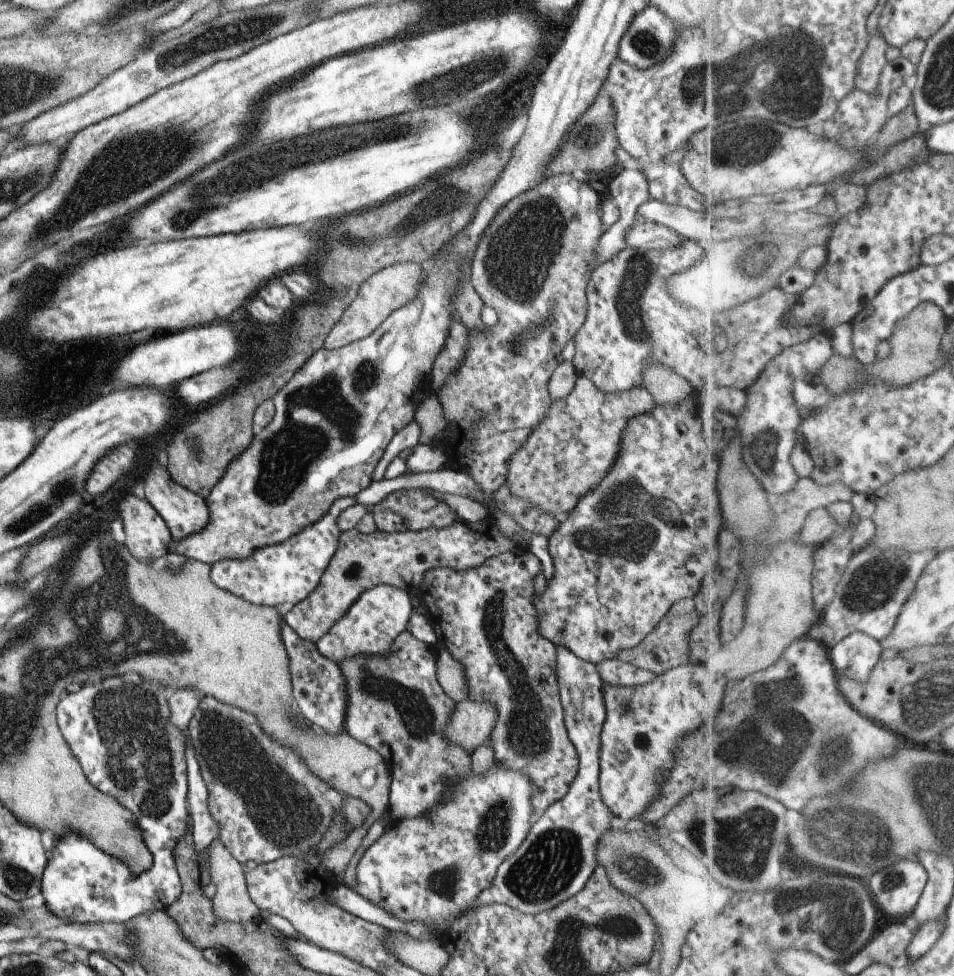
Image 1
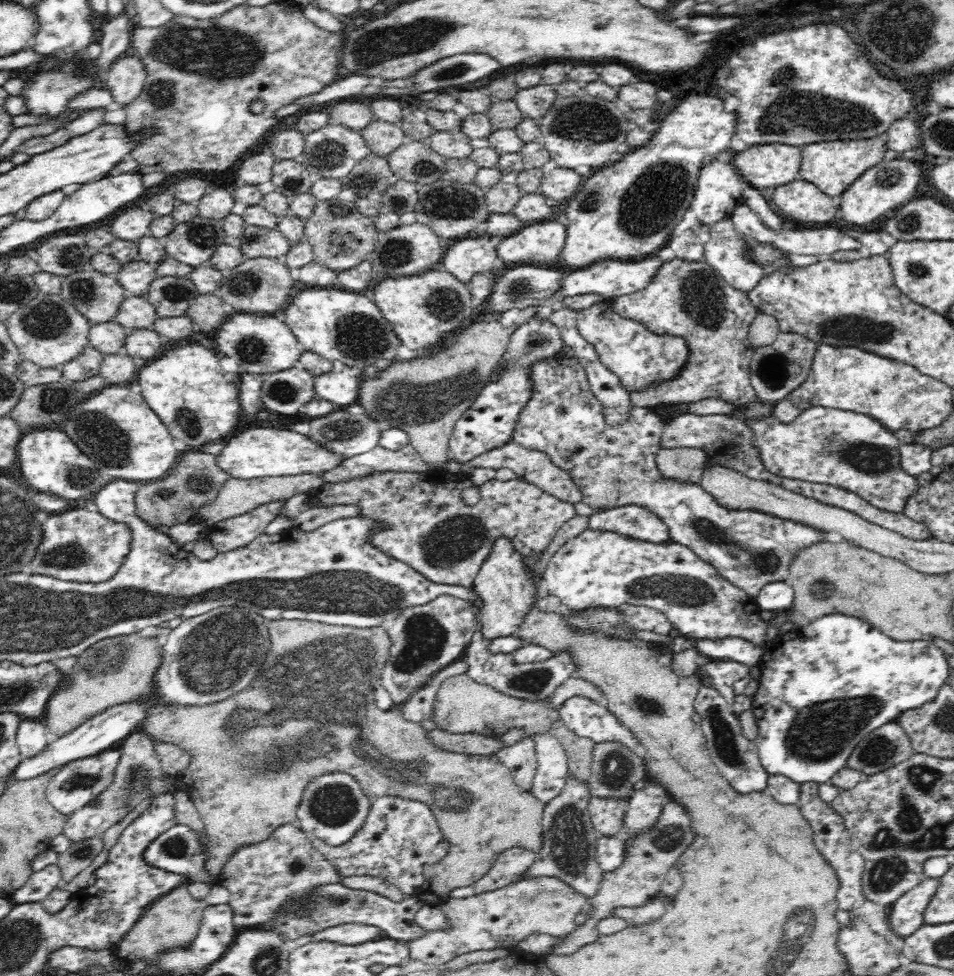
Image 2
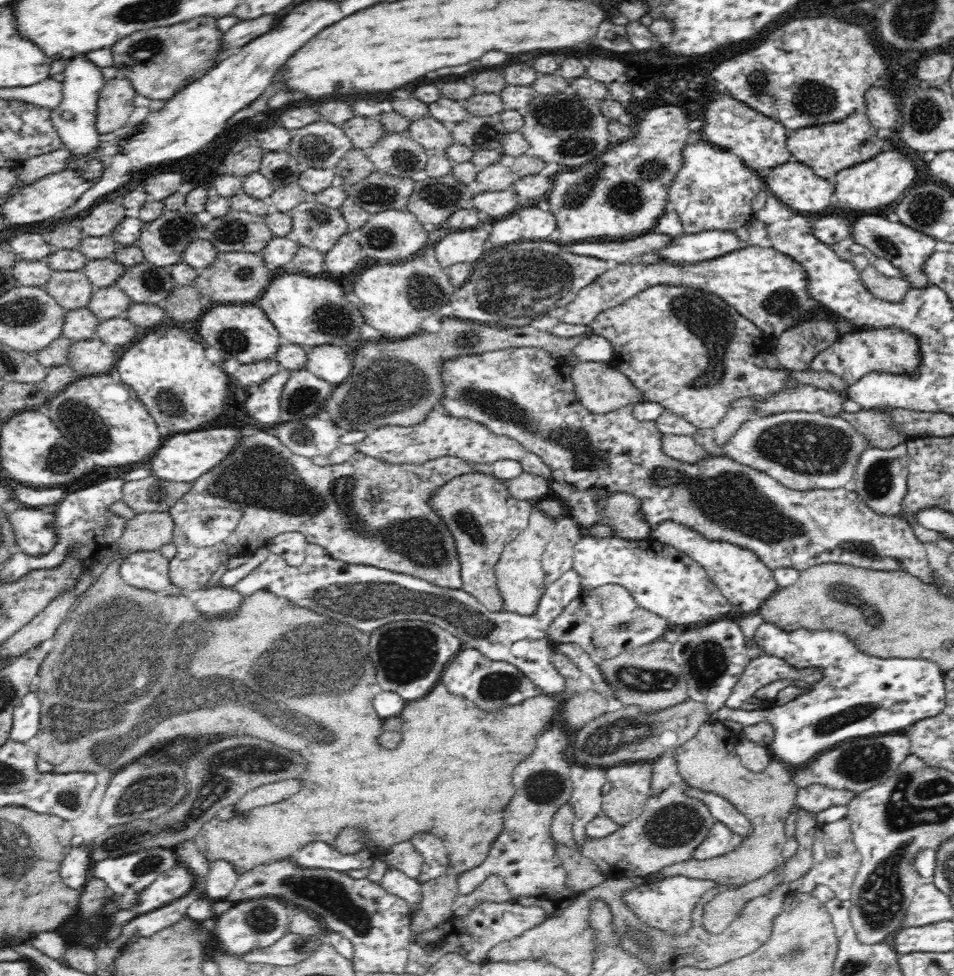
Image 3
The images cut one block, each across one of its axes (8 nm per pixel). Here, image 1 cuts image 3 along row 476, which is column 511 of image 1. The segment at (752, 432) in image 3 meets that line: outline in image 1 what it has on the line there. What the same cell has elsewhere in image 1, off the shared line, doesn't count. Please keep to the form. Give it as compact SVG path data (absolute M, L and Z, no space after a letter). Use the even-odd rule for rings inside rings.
M495 760L485 774L475 776L473 770L469 770L469 774L457 782L447 776L443 786L445 794L441 794L425 814L393 821L394 825L389 824L383 834L365 848L355 866L357 884L354 889L361 898L379 906L397 920L435 922L442 928L442 934L447 928L443 922L461 914L477 894L493 883L497 866L519 848L536 817L531 806L529 778L521 772L501 768Z

